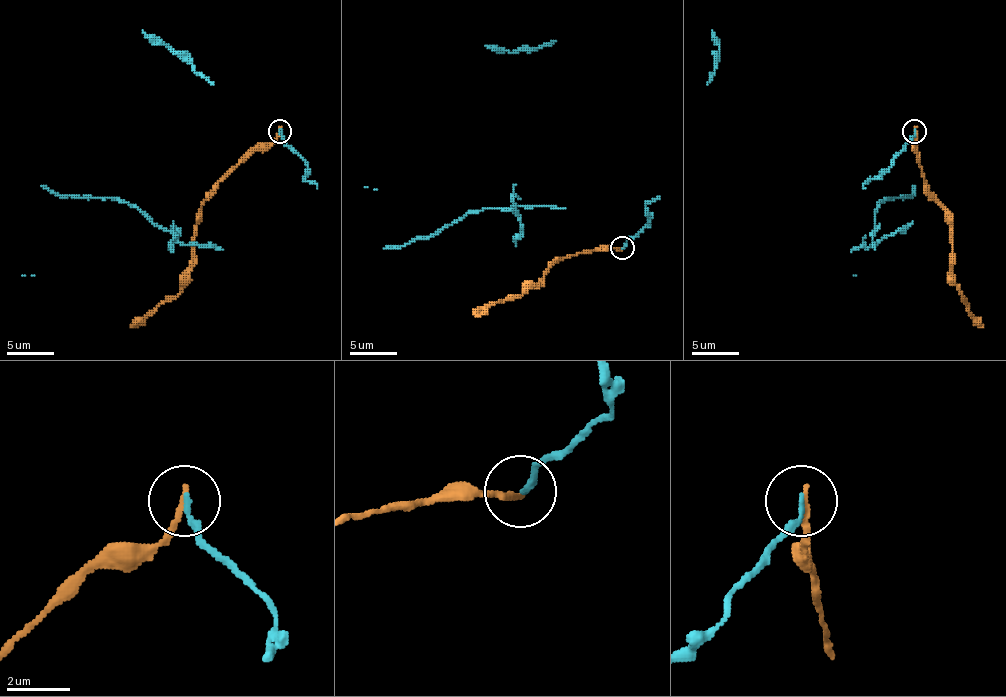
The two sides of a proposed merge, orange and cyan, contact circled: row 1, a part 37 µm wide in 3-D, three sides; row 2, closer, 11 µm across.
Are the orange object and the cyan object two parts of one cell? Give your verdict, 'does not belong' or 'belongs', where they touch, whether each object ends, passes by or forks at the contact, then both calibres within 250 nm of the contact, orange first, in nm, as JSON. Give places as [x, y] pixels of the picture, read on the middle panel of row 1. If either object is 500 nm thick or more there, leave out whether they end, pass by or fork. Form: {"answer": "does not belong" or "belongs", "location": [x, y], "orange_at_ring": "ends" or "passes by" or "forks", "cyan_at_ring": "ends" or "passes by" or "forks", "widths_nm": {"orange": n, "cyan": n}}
{"answer": "does not belong", "location": [622, 247], "orange_at_ring": "ends", "cyan_at_ring": "ends", "widths_nm": {"orange": 190, "cyan": 190}}

